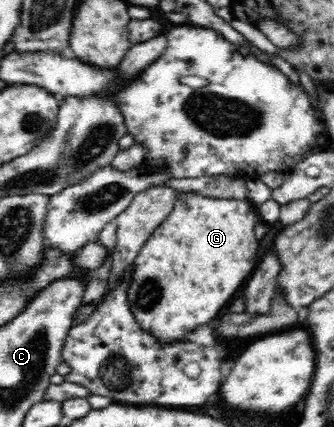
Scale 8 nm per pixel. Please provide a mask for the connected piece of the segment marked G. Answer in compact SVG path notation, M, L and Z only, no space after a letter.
M180 192L173 210L146 240L132 265L127 300L140 328L152 332L160 342L180 342L186 333L218 318L257 268L259 240L254 236L254 226L258 221L261 219L257 208L248 199L218 199Z

